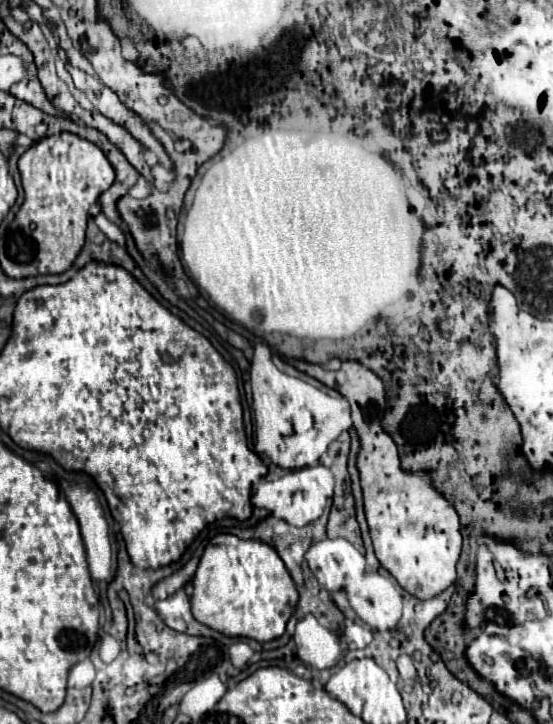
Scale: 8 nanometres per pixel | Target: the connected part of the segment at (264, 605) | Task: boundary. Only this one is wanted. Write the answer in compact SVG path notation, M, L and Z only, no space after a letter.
M236 535L210 539L192 583L194 619L228 637L272 641L286 631L286 623L298 603L296 585L276 551L262 541L244 541Z

